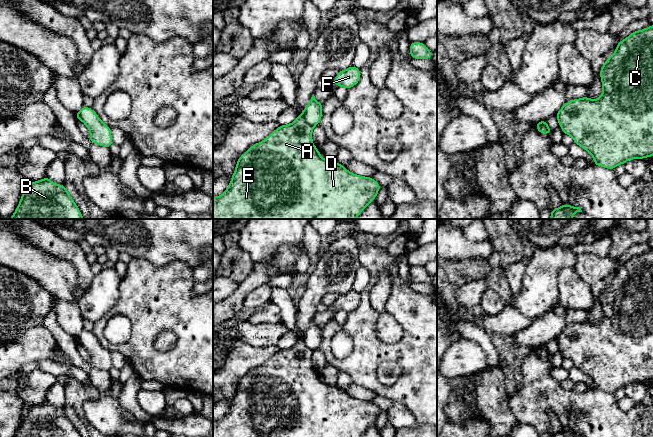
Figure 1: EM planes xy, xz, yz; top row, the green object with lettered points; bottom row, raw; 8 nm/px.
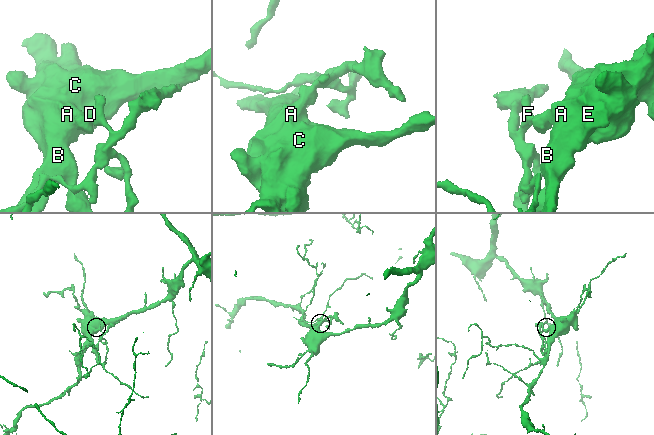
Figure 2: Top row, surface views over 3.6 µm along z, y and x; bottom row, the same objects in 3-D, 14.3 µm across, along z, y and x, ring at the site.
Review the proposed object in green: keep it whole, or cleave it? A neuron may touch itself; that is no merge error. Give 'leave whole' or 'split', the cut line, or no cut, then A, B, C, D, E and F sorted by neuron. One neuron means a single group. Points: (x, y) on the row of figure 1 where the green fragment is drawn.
split | xz (301, 114), (312, 127) | A B C D E / F

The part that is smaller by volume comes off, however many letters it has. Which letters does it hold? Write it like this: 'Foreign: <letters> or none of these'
Foreign: F

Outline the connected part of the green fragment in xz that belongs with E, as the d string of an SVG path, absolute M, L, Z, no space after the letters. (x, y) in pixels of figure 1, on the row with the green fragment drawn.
M302 114L291 124L280 125L266 139L240 156L224 193L213 197L213 219L356 219L375 200L382 187L371 177L349 172L342 164L323 159L312 142L313 127Z

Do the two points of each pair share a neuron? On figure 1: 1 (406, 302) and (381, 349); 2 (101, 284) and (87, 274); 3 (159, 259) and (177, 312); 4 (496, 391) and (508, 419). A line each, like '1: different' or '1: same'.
1: same
2: different
3: different
4: same

